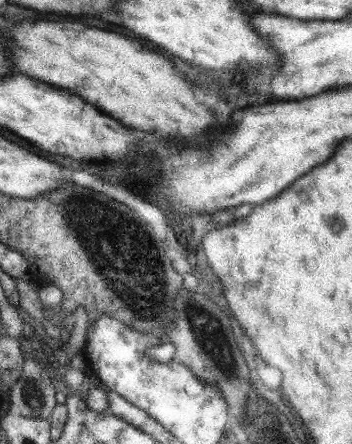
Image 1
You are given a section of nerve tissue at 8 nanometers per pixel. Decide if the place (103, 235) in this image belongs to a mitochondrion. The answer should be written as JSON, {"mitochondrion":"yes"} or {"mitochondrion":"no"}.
{"mitochondrion":"yes"}

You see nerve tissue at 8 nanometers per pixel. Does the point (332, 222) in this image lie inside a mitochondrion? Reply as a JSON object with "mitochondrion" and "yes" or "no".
{"mitochondrion":"yes"}

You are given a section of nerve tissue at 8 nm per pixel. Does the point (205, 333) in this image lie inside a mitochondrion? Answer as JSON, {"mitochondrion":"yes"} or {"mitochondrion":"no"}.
{"mitochondrion":"yes"}

